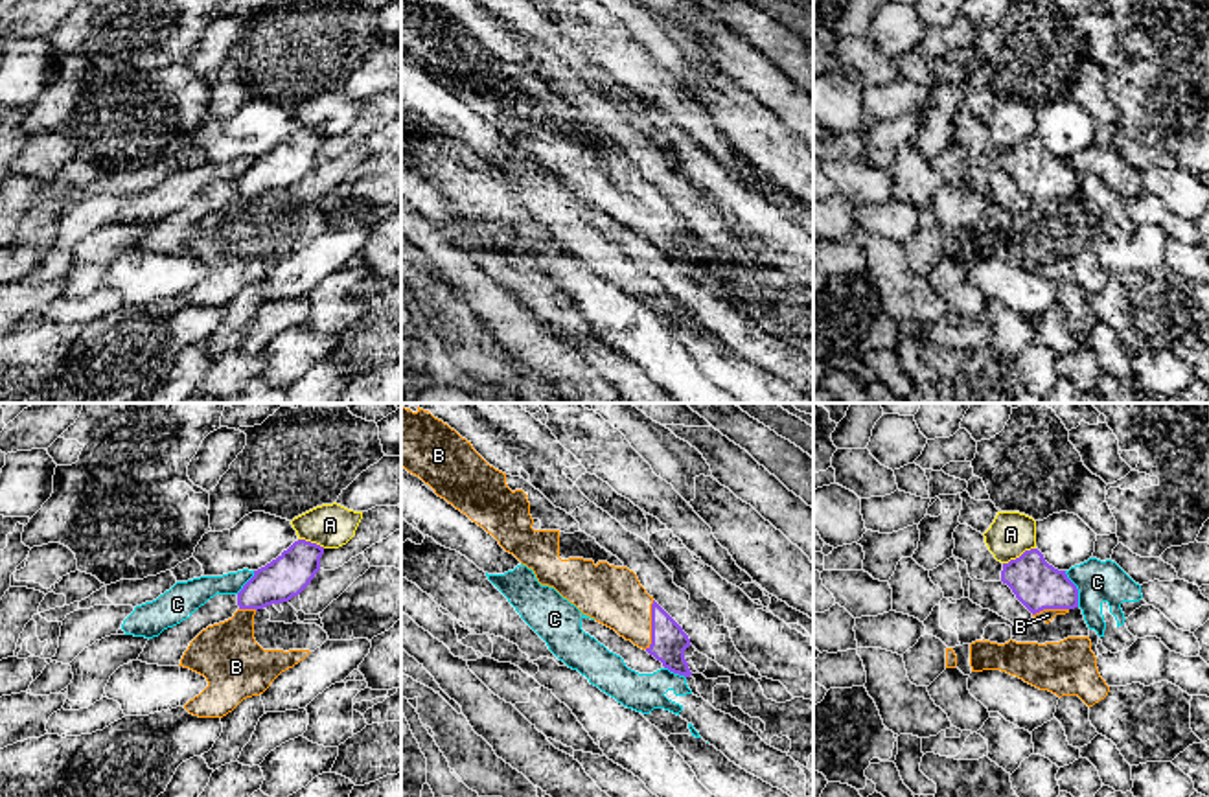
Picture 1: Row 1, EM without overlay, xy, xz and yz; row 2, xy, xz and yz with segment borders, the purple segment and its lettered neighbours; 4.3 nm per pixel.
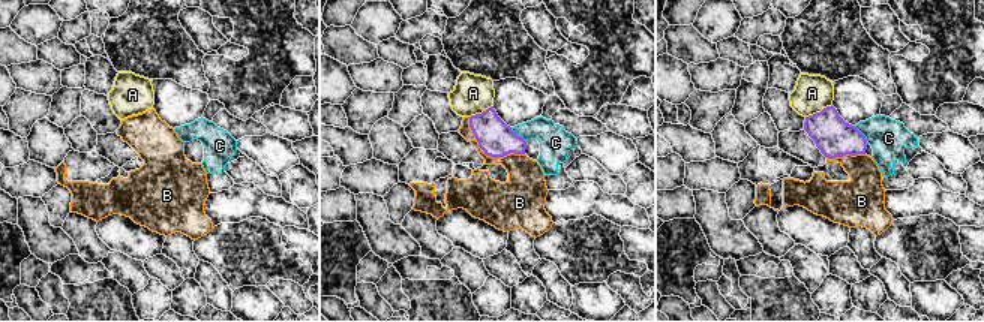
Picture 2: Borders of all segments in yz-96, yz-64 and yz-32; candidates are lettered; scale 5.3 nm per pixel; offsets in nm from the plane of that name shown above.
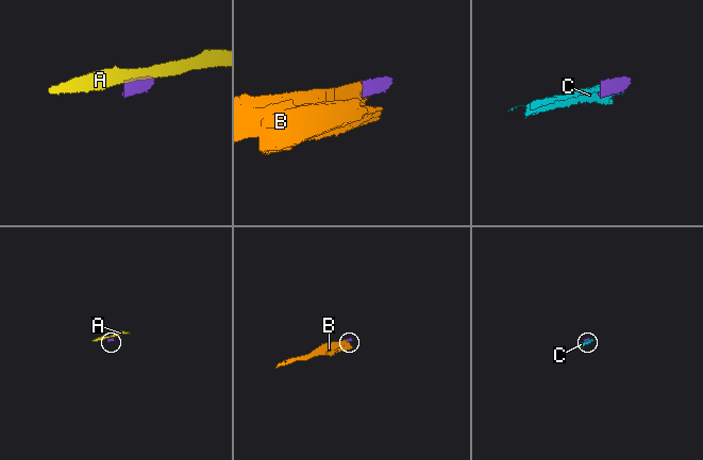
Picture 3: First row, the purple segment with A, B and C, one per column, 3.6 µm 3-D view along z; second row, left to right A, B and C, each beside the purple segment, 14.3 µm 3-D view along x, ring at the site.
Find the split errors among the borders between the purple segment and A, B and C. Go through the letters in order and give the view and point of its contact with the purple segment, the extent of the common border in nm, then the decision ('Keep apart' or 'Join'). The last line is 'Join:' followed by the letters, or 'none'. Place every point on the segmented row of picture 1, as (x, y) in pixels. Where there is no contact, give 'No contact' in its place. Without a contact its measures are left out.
A: Touches purple at yz (1020, 556). Shared border 160 nm. Keep apart
B: Touches purple at xz (652, 624). Shared border 220 nm. Join
C: Touches purple at yz (1077, 589). Shared border 170 nm. Keep apart
Join: B

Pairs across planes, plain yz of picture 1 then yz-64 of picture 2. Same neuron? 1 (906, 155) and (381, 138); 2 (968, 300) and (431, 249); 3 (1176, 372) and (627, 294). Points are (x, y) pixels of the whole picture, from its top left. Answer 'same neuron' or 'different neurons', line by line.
1: same neuron
2: same neuron
3: different neurons

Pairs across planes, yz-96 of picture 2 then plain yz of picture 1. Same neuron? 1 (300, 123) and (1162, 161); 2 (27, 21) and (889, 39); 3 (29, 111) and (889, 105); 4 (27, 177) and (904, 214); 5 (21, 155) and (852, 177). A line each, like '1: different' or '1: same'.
1: different
2: same
3: different
4: same
5: same

